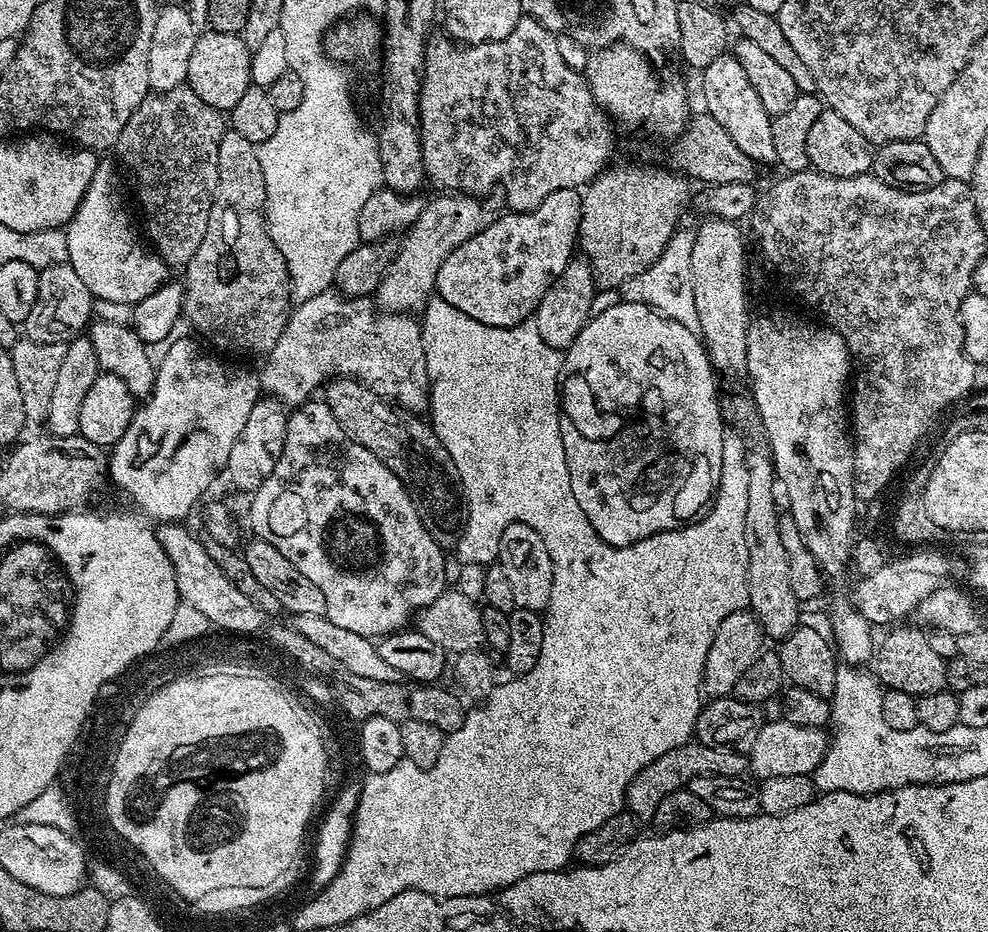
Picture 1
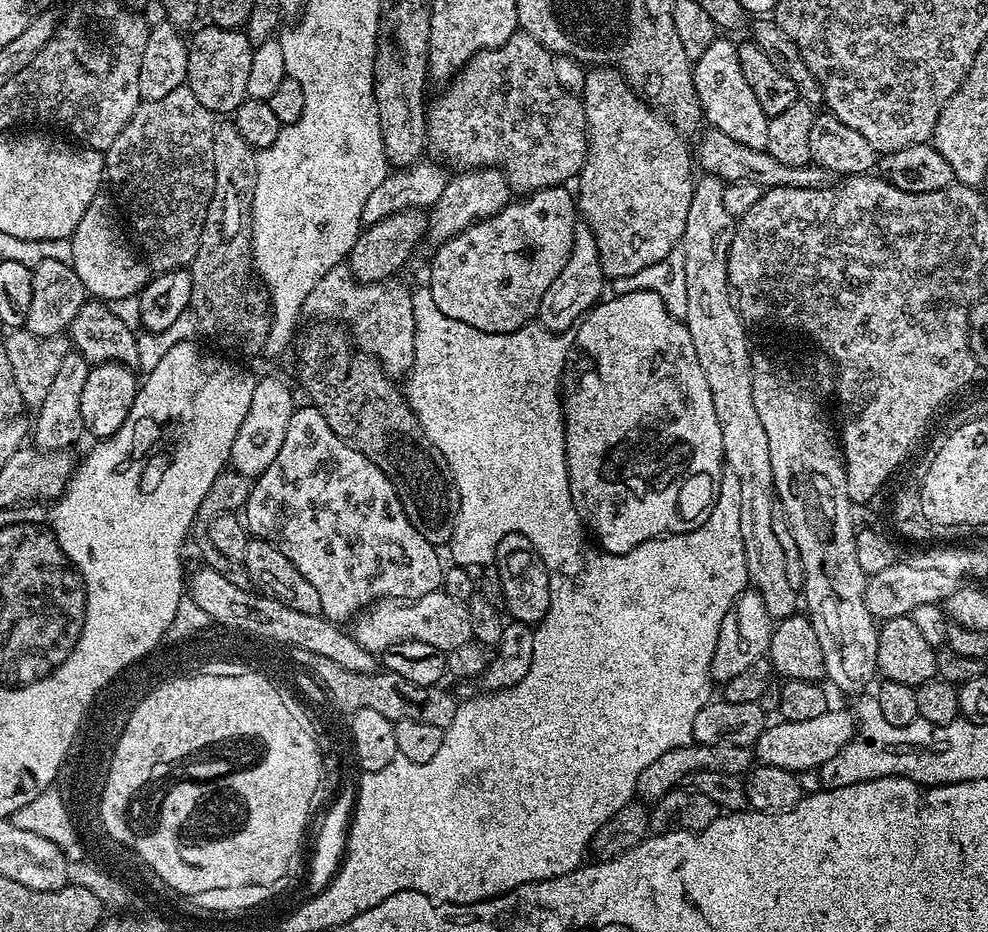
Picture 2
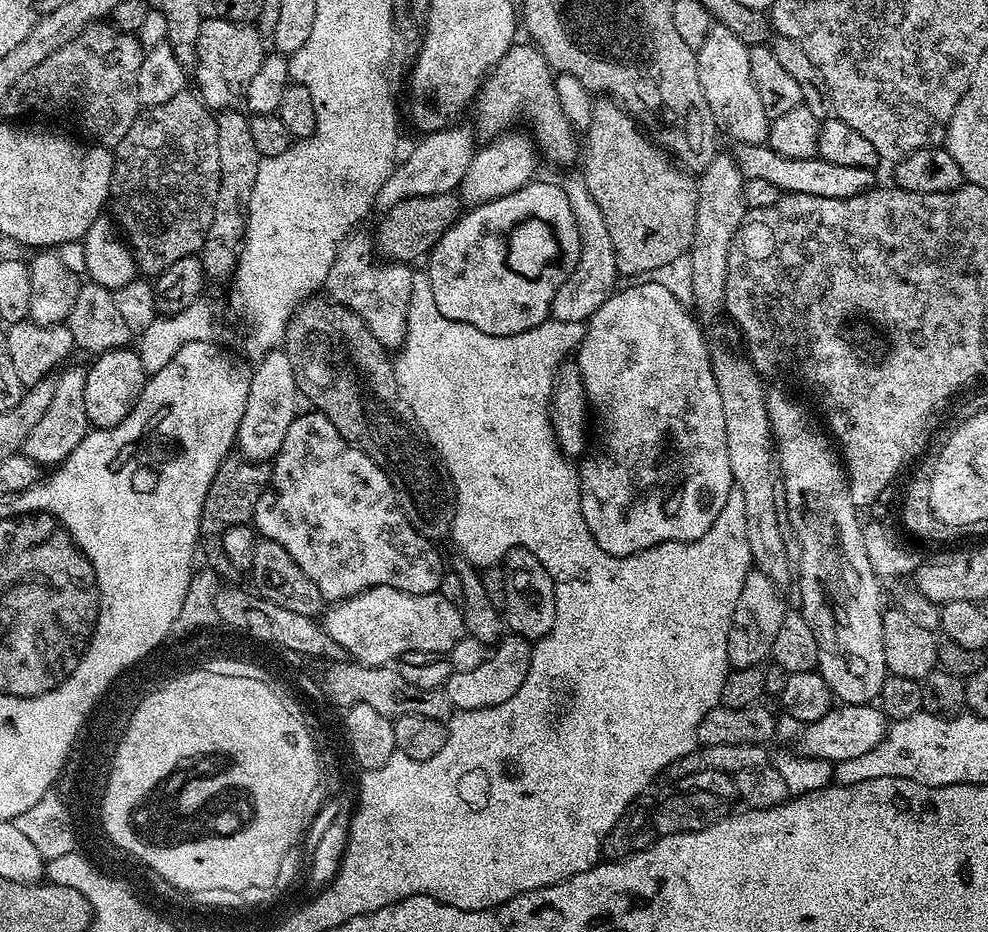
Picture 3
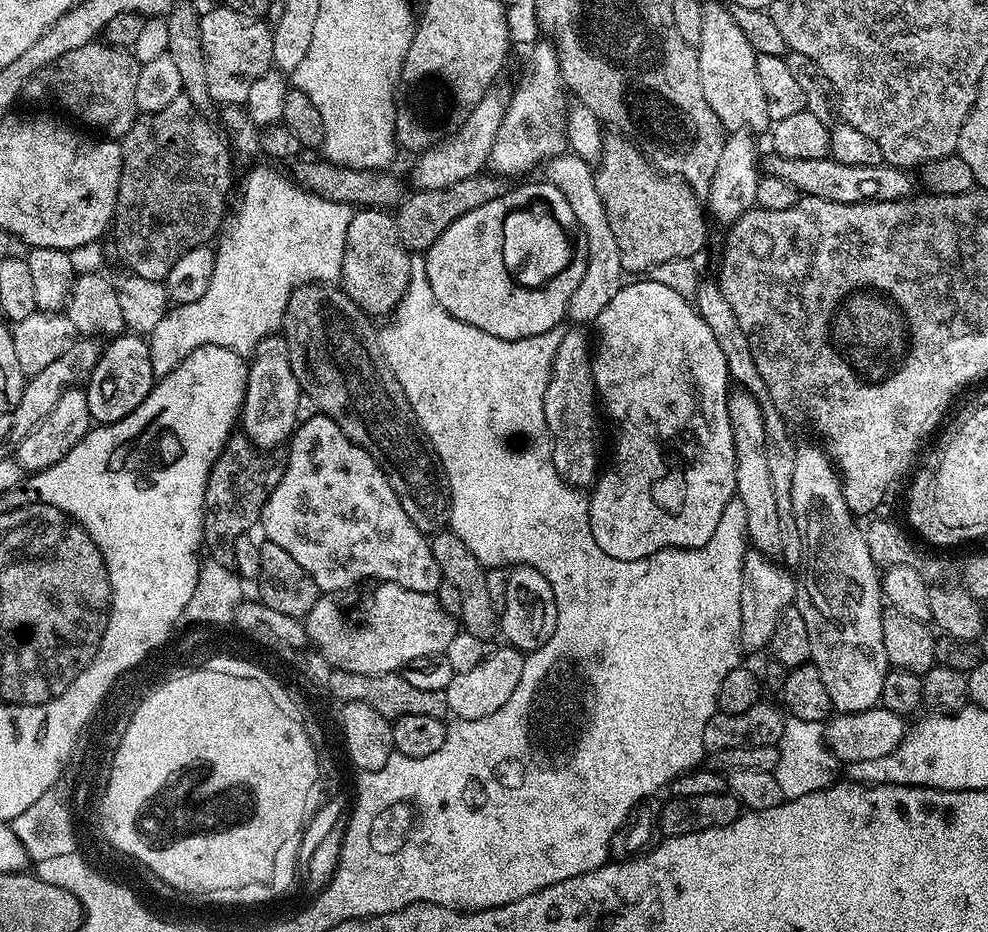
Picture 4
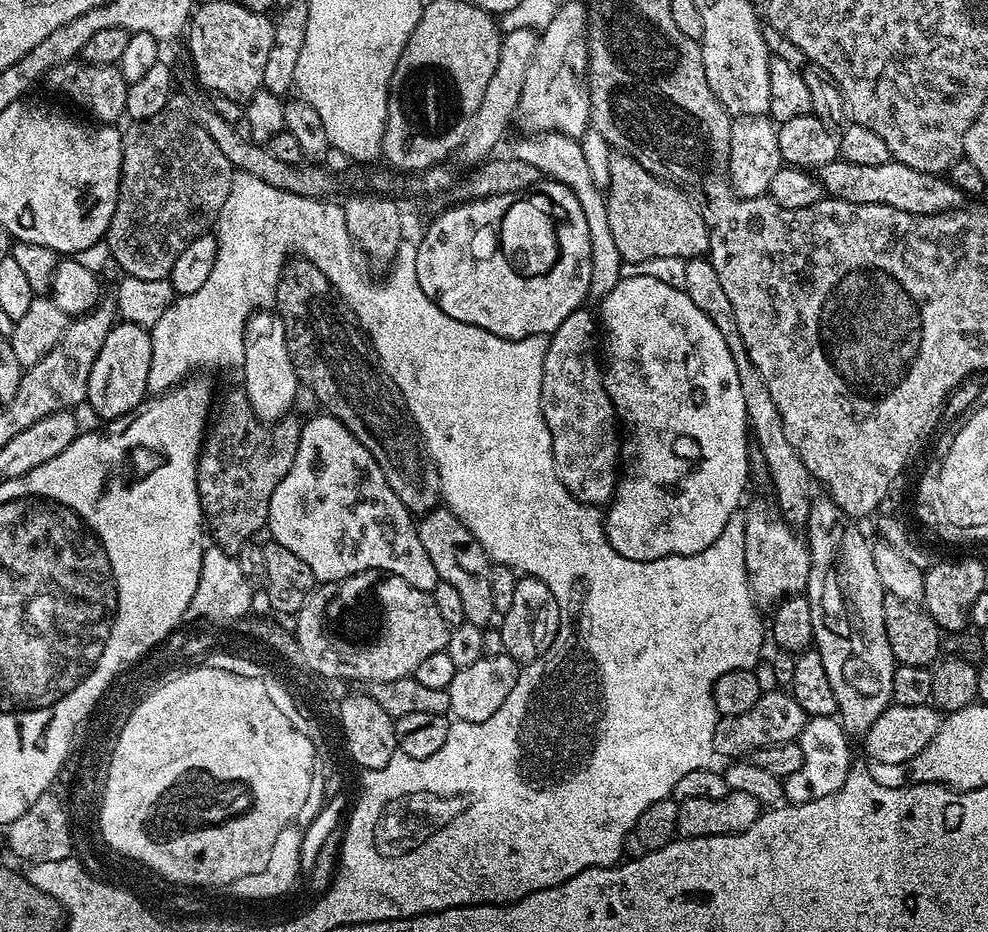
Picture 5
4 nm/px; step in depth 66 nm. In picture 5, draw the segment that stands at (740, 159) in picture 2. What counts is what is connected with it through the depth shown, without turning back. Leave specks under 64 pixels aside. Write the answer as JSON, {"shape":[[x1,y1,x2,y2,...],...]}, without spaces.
{"shape":[[837,158,826,162,826,166,818,170,818,175,831,199,851,204,885,204,894,206,894,210,906,210,919,216,949,212,966,204,966,193,958,190,947,175,914,170,914,166,906,166,894,159,882,166,854,166,854,162]]}

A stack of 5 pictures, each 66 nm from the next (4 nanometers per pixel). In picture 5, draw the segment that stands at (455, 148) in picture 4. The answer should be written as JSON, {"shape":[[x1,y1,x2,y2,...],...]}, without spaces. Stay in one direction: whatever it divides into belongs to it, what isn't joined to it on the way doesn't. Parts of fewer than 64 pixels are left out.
{"shape":[[518,29,512,33,503,33,498,50,498,66,494,66,494,74,486,86,486,94,482,94,482,106,474,114,472,123,468,125,468,133,458,149,458,156,475,166,491,157,496,143,504,134,508,122,517,115,522,96,522,81,526,78,526,66,530,66,530,58,536,49,537,33,533,29]]}

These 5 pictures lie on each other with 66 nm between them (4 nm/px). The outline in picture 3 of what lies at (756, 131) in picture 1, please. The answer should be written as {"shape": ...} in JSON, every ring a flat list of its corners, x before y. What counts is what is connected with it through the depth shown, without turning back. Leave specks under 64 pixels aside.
{"shape":[[713,23,706,34,706,42,702,42,702,46,696,52,698,78,702,82,702,94,706,94,706,102,716,118,717,125,723,131,725,128,733,136,736,144,763,144,768,139,770,117,766,114,762,98,758,94,758,86,752,77,752,63,748,50,749,45,744,44,742,38,734,34,734,30,730,30,724,24]]}

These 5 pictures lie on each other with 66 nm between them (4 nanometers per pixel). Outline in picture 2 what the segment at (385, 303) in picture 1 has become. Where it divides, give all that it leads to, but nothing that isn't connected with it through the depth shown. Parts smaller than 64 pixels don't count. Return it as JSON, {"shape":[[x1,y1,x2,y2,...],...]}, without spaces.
{"shape":[[485,166,462,170,456,175,449,179,446,190,442,190,442,198,438,198,438,202,433,204,428,212,427,239,433,240,433,245,436,246,454,238,460,232,465,232,478,220,489,220,490,217,497,216,514,196,512,185,499,167]]}

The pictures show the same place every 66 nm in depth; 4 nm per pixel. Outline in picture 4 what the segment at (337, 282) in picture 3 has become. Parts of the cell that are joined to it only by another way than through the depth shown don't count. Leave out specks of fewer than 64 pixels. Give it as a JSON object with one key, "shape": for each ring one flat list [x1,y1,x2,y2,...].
{"shape":[[361,207,353,211,344,235,344,253,340,263,343,291,369,314,391,313,405,296,413,279,409,253,400,243,393,213,377,207]]}

